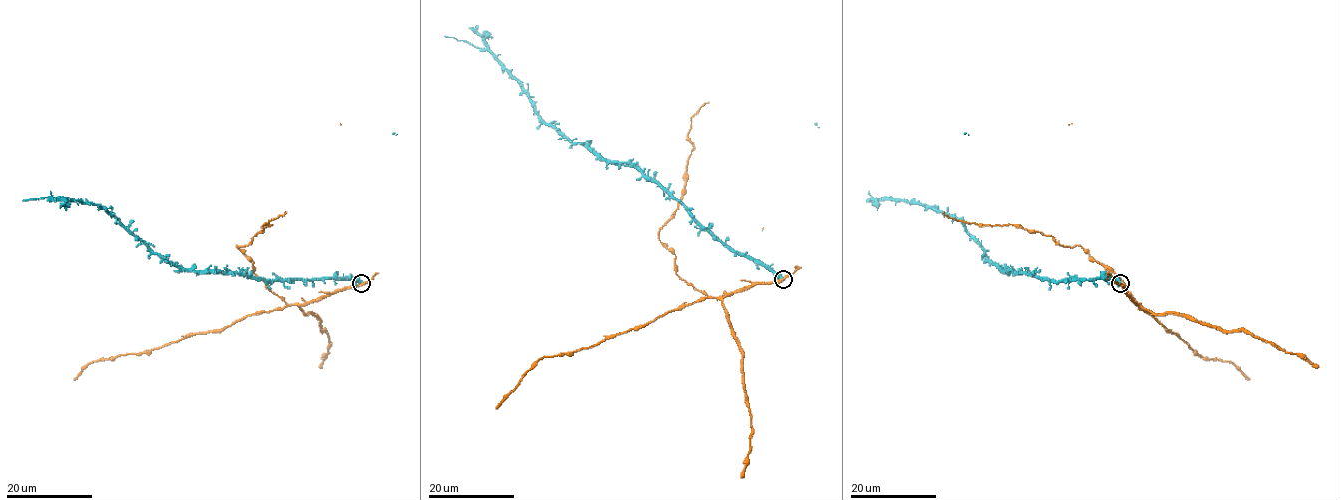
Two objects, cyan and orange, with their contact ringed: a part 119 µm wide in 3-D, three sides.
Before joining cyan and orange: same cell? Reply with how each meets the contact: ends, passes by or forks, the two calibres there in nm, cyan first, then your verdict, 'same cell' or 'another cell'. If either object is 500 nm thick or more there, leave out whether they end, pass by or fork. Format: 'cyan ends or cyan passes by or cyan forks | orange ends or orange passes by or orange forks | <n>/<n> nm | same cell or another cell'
550/340 nm | another cell

